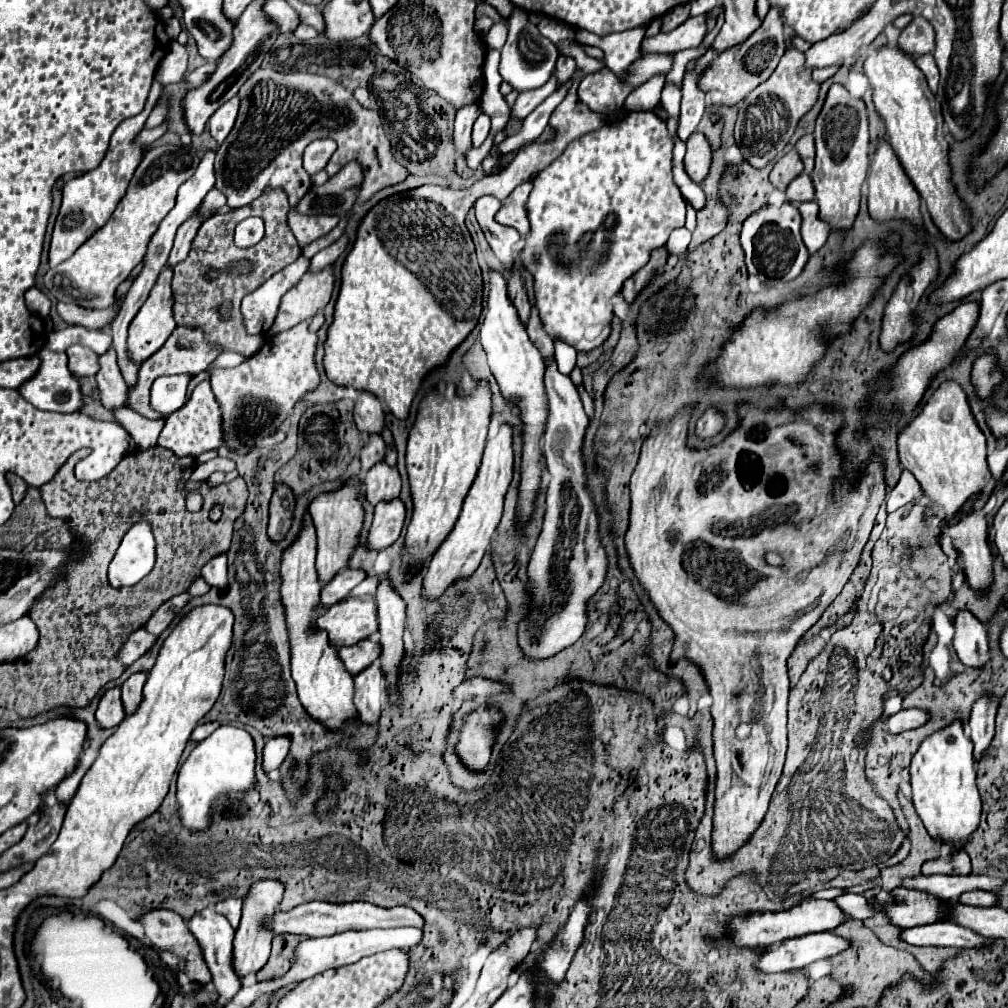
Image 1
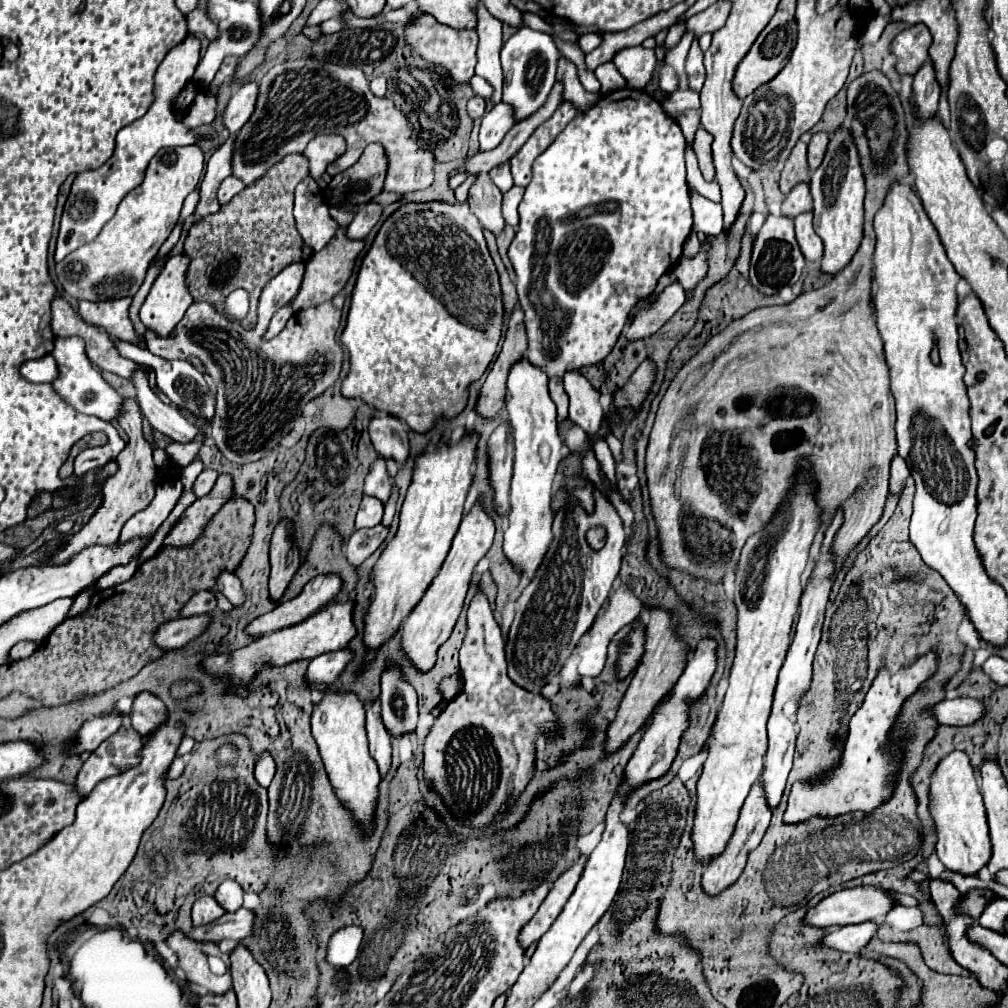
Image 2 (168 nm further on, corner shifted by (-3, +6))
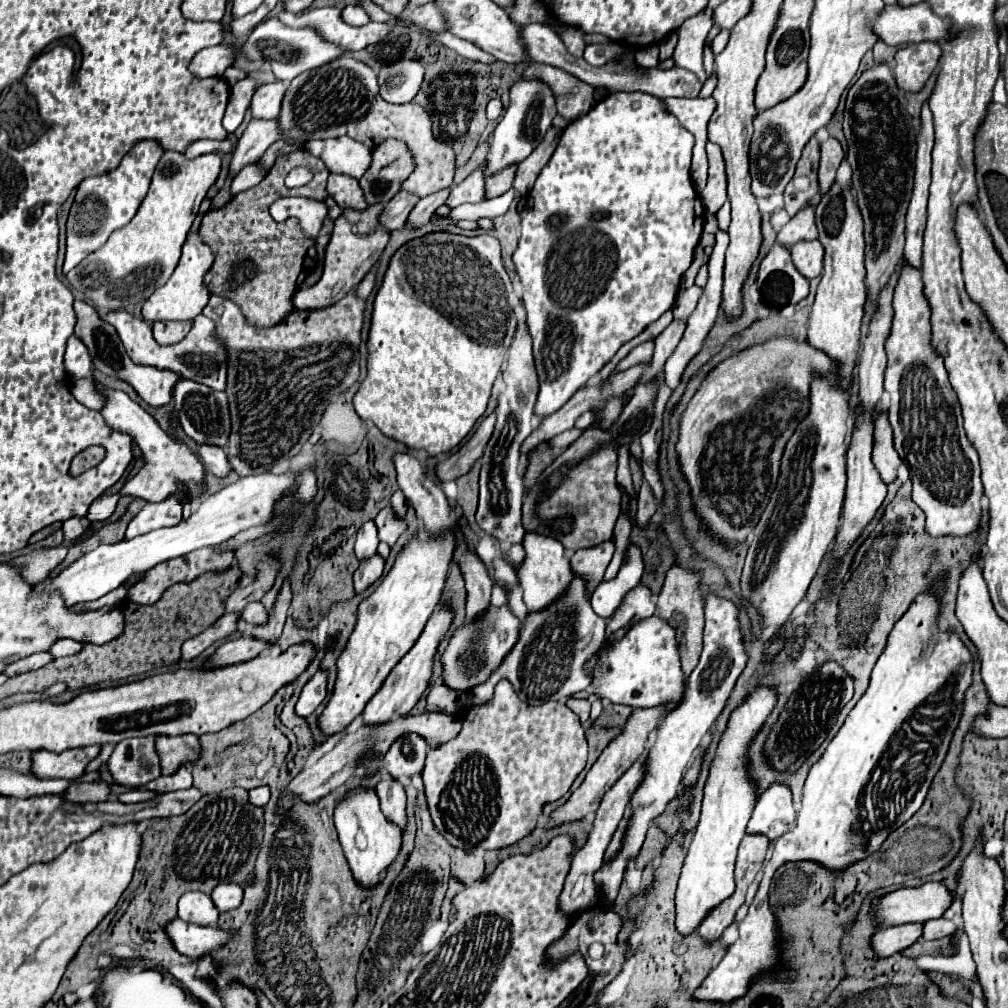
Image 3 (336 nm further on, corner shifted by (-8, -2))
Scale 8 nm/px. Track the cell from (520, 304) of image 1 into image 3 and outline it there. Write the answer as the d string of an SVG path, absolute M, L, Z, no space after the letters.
M488 416L480 428L476 430L476 434L464 444L462 450L458 450L456 454L448 456L448 458L440 458L436 464L436 478L440 484L446 484L450 480L456 480L464 474L468 474L472 470L472 466L482 458L484 446L488 444L490 436L492 436L492 428L494 428L496 416Z

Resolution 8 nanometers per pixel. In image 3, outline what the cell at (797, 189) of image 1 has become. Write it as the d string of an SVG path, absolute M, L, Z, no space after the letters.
M802 208L778 234L776 242L782 244L784 248L792 248L794 244L802 240L814 240L818 238L816 222L814 222L814 208Z

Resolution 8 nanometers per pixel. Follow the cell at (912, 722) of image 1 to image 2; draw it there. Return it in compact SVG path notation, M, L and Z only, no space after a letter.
M955 698L935 704L929 712L939 724L963 726L963 724L973 724L977 718L981 718L983 704L973 698Z

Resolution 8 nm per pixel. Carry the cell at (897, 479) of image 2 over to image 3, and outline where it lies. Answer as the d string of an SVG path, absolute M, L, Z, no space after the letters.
M882 408L880 416L874 420L874 450L872 450L874 466L878 468L882 480L890 484L896 478L896 470L900 466L900 456L894 450L894 434L888 422L888 410Z

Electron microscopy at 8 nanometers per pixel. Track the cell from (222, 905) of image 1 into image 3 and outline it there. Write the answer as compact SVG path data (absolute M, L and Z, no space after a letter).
M218 884L210 898L220 912L228 912L238 908L238 904L242 902L242 888L238 884Z

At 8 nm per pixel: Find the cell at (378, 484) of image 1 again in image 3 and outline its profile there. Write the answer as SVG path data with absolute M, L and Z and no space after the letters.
M370 520L358 530L356 558L360 562L366 562L366 560L370 560L370 556L376 554L376 548L378 548L378 530L376 530L376 524Z

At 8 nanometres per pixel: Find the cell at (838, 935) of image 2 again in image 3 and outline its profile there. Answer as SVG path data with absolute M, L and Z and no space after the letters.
M900 924L900 926L888 926L874 934L872 946L878 952L878 956L892 956L896 952L906 950L922 936L924 924Z

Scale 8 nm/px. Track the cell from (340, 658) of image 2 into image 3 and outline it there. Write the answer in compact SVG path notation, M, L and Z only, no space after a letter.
M318 670L312 676L312 680L302 688L302 694L296 702L296 714L306 718L322 704L324 698L326 698L326 672Z

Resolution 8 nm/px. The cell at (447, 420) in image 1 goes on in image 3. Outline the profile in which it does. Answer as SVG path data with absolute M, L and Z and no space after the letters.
M442 534L426 540L414 536L398 554L390 574L384 576L372 596L360 604L358 624L350 634L346 648L336 660L334 692L318 718L318 726L324 736L344 732L352 724L352 720L362 714L368 700L380 690L390 670L414 646L414 642L422 634L422 628L440 602L452 550L452 534Z

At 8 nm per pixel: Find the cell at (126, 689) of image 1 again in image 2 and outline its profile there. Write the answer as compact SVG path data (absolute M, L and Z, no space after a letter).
M139 692L129 710L131 724L141 736L147 736L157 728L157 724L163 724L165 714L165 704L151 692Z

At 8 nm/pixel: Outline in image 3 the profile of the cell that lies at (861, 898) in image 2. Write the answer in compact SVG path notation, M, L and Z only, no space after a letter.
M926 882L918 888L900 888L874 900L874 912L884 926L898 926L908 922L928 922L940 918L950 904L954 894L940 882Z

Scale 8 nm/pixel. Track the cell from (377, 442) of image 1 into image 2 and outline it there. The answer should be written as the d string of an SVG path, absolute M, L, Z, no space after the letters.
M379 456L373 462L373 468L369 468L369 476L365 478L365 494L375 496L381 502L387 502L389 492L391 492L391 478L389 478L383 456Z

